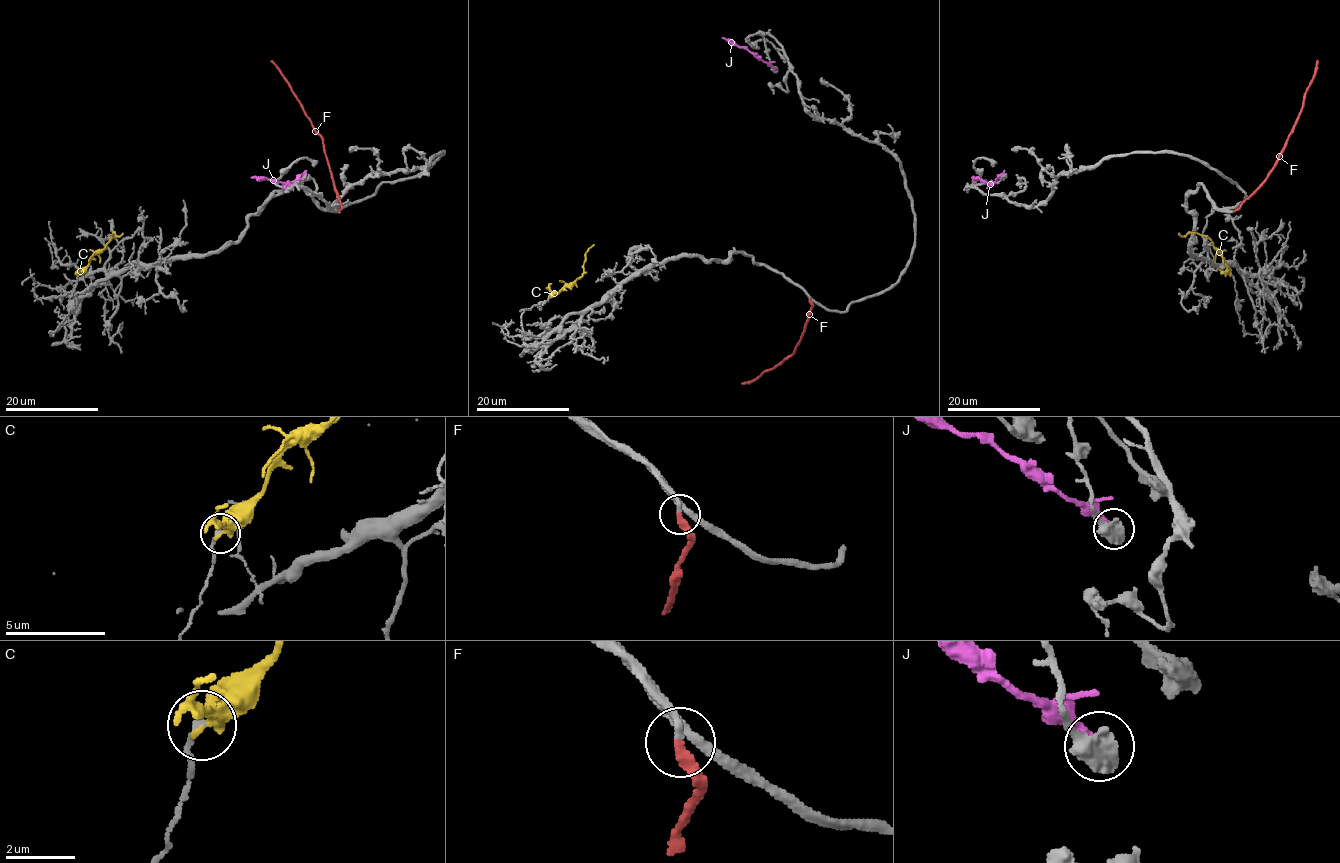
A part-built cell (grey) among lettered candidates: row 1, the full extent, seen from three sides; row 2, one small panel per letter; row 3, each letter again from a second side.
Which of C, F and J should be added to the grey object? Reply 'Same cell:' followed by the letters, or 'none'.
Same cell: F

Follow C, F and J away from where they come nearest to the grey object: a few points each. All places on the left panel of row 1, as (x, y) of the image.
C: (79, 274), (114, 232), (117, 236), (123, 233)
F: (338, 211), (341, 203), (321, 136), (272, 60)
J: (303, 173), (292, 182), (251, 177)

